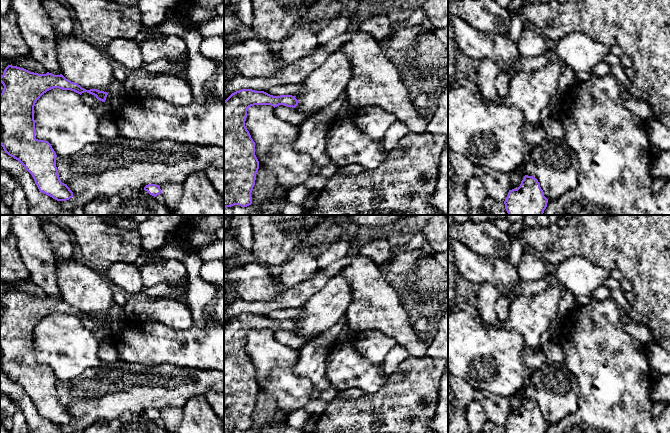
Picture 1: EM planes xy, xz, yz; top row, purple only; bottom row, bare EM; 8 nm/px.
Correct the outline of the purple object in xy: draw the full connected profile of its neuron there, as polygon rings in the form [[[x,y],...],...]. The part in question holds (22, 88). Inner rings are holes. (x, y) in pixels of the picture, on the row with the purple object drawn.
[[[12,65],[5,68],[0,82],[4,86],[0,94],[0,145],[9,156],[18,160],[32,175],[40,192],[57,201],[69,200],[73,197],[73,192],[59,178],[56,167],[57,155],[54,149],[48,141],[35,138],[35,103],[44,93],[53,88],[71,90],[80,95],[87,92],[102,102],[105,102],[108,93],[97,89],[86,90],[66,79],[62,74],[54,75],[49,72],[38,74]]]

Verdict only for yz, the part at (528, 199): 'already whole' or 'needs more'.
already whole

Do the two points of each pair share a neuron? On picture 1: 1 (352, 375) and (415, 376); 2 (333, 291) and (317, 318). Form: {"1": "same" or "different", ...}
{"1": "different", "2": "same"}

